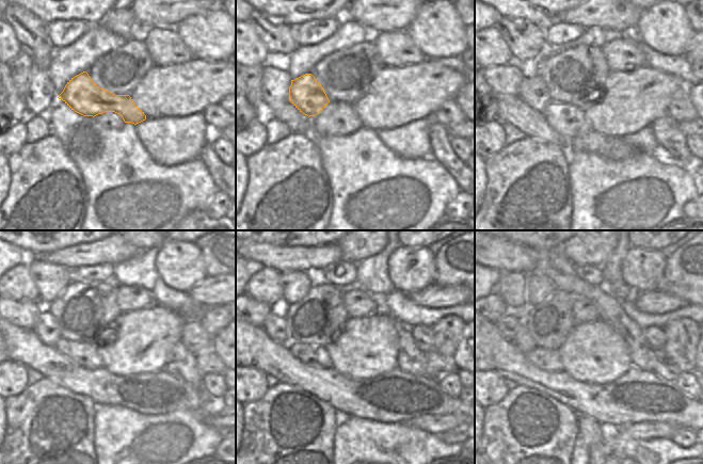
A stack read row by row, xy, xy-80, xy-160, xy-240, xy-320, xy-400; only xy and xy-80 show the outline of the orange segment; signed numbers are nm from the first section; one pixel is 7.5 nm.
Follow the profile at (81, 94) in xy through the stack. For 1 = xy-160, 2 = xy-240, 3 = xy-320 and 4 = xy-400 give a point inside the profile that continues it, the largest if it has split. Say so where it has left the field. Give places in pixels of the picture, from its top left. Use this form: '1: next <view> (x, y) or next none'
1: next xy-160 (532, 91)
2: next xy-240 (46, 329)
3: next xy-320 (275, 326)
4: next xy-400 (508, 324)

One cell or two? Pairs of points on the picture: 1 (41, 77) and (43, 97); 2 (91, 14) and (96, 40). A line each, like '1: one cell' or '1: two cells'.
1: one cell
2: two cells

